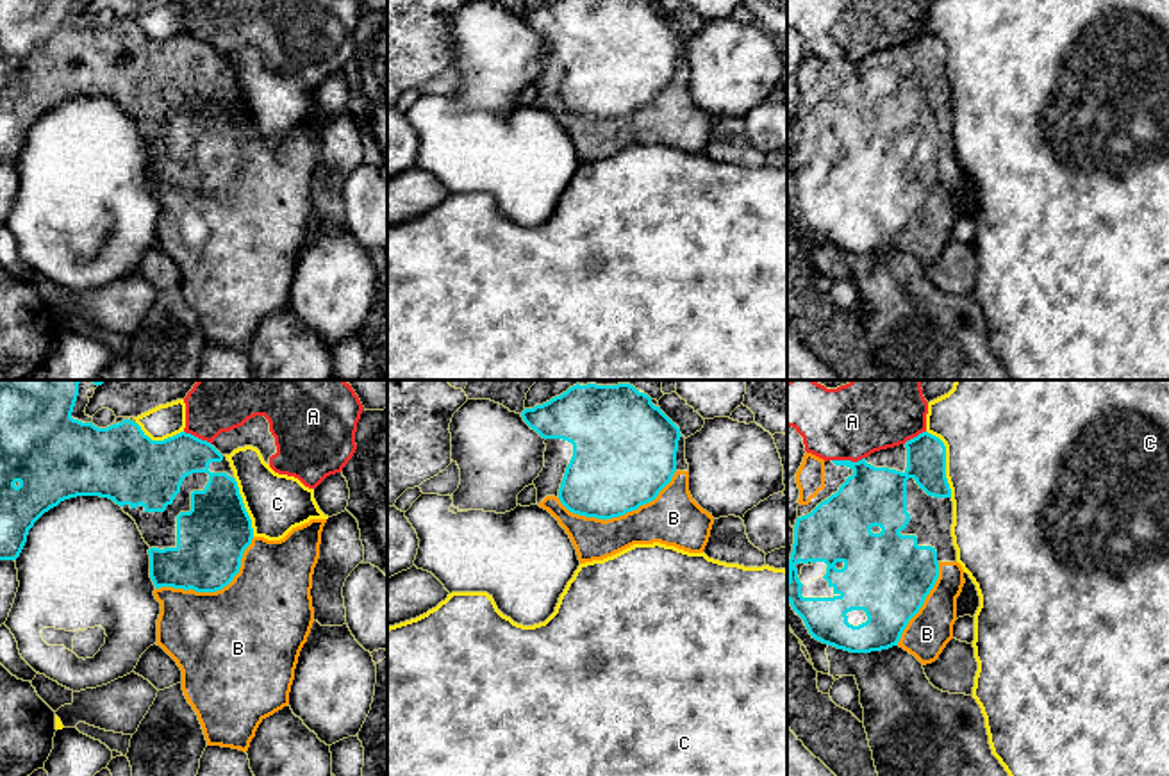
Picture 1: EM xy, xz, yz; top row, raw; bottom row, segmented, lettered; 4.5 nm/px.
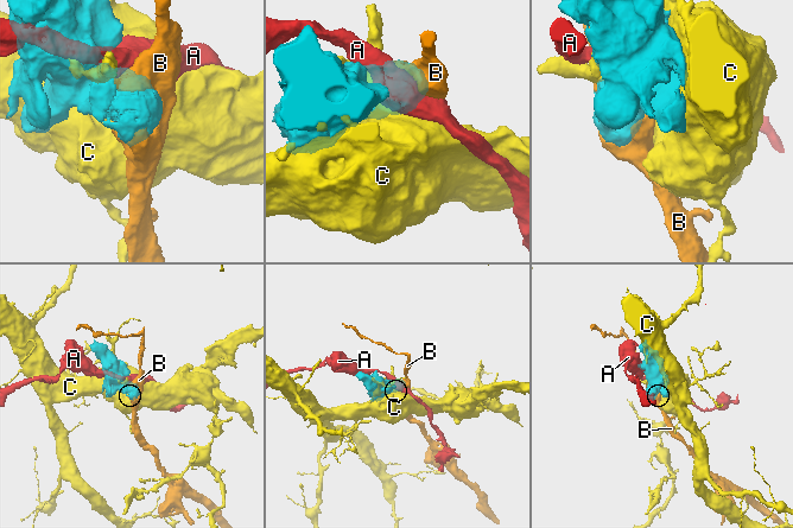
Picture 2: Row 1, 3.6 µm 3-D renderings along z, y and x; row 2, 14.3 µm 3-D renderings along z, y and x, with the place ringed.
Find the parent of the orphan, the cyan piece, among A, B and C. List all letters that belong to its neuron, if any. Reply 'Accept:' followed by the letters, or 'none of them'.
Accept: B

